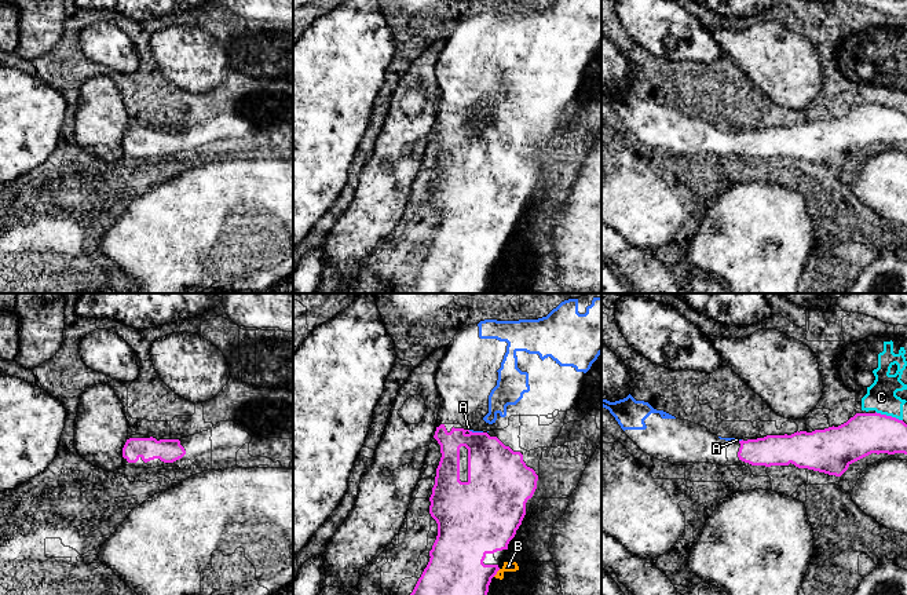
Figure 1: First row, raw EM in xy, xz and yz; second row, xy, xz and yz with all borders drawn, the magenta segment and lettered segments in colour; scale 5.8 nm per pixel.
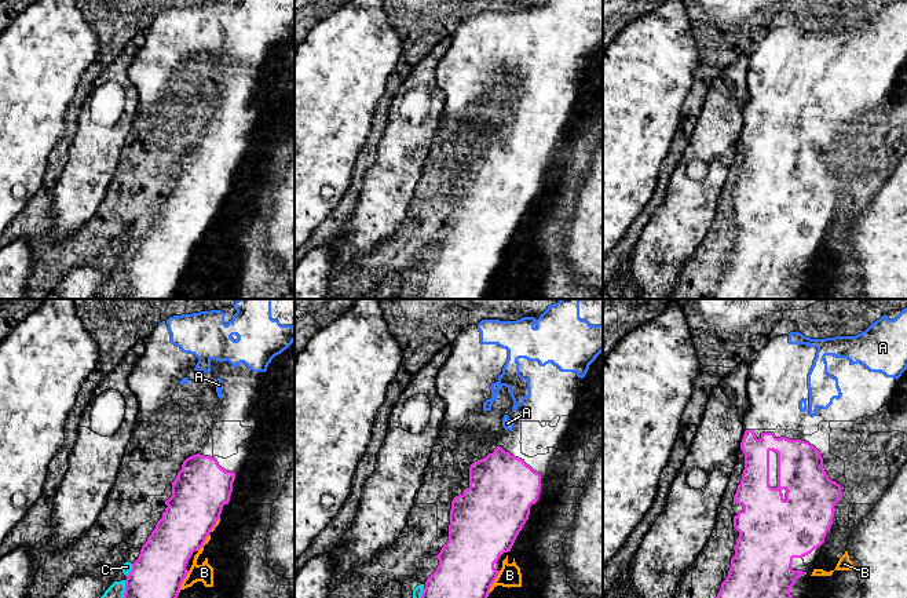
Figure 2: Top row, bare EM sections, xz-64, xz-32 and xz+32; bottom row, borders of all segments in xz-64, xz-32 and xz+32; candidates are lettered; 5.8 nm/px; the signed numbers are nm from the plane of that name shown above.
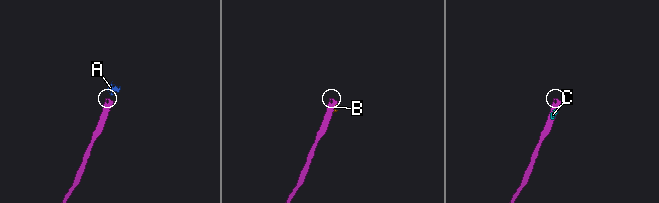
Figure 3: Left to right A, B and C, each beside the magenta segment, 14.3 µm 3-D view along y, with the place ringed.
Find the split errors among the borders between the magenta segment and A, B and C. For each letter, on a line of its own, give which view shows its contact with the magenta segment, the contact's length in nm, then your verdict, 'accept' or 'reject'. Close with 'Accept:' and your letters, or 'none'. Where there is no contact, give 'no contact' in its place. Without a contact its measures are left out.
A: xz | 90 nm | accept
B: xz | 60 nm | reject
C: yz | 170 nm | reject
Accept: A

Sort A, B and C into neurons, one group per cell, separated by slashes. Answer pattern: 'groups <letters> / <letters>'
groups A / B / C

